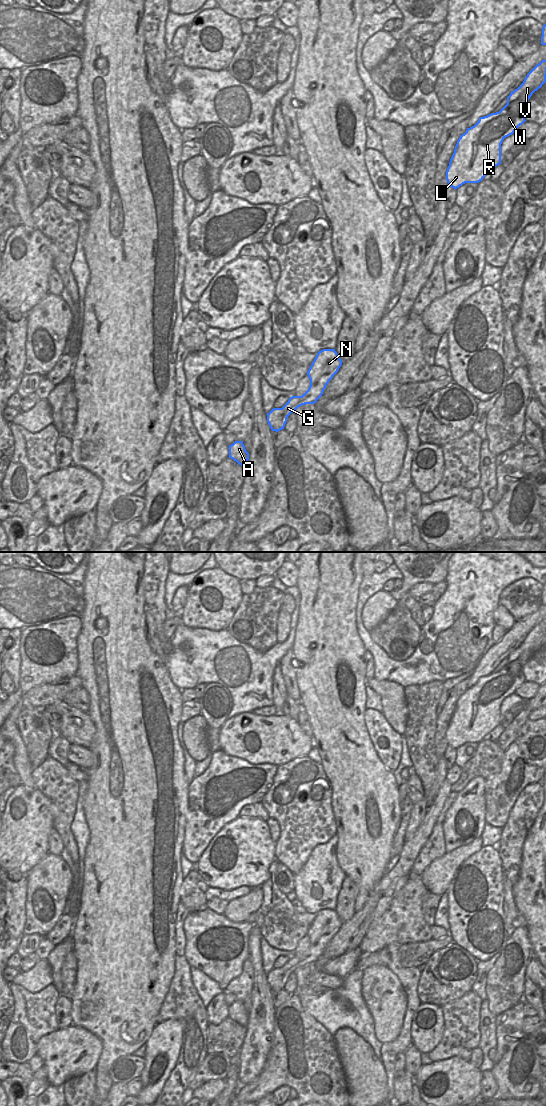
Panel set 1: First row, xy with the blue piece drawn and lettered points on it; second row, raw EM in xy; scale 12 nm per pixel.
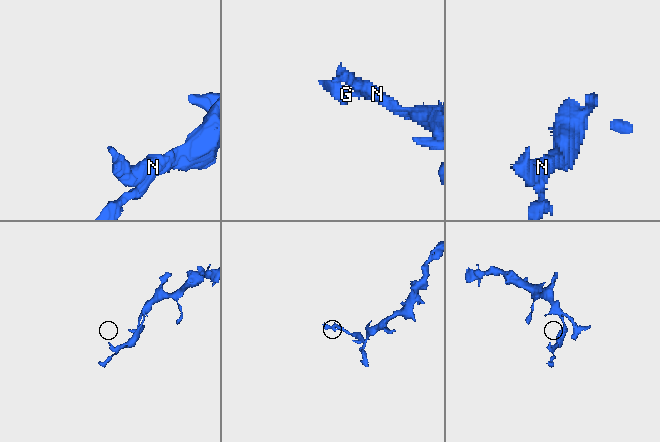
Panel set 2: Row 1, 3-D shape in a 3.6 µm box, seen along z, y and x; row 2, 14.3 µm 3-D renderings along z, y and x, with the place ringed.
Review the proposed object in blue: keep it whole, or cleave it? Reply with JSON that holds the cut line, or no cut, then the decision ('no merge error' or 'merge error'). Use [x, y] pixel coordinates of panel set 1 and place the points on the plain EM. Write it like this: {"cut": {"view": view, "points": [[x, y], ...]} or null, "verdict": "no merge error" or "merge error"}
{"cut": null, "verdict": "no merge error"}

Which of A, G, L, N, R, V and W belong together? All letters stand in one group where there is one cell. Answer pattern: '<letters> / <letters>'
A G L N R V W

